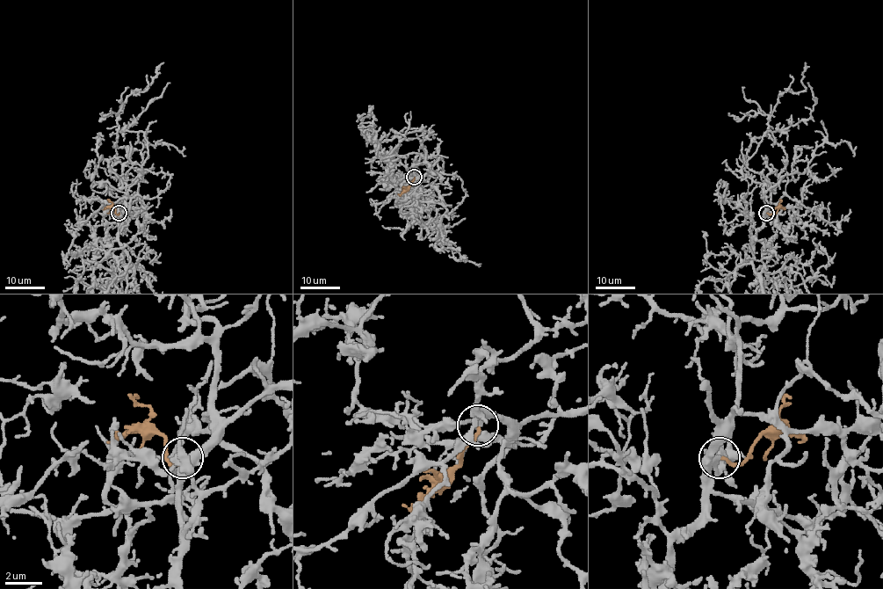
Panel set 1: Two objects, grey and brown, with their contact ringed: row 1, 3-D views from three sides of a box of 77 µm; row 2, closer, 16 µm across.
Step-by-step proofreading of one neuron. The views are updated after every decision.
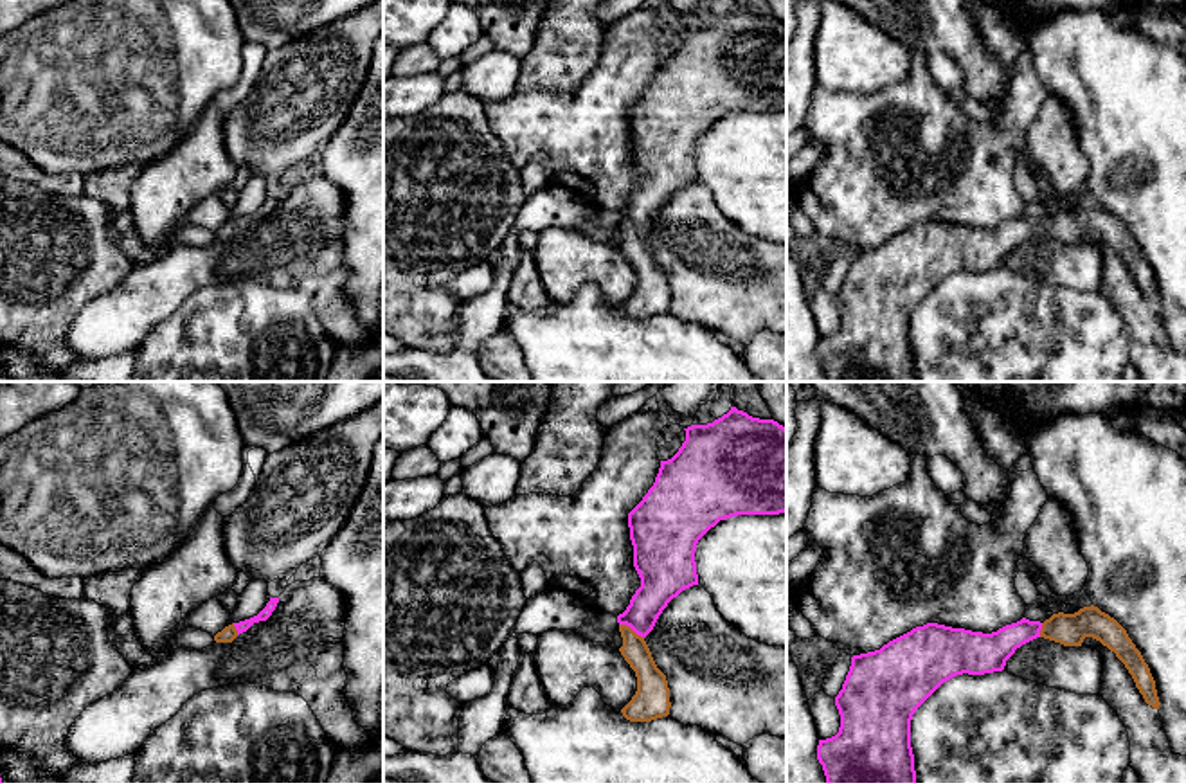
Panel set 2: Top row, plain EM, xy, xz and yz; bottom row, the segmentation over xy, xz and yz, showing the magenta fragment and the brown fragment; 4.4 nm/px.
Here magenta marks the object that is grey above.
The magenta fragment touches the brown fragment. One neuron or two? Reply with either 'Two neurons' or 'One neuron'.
One neuron

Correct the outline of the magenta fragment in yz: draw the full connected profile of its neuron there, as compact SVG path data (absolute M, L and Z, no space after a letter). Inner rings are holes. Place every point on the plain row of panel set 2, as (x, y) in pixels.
M1098 203L1053 211L1044 220L1022 214L992 230L938 220L916 223L880 247L853 252L835 293L839 329L819 337L817 356L828 382L916 382L911 317L916 306L956 272L1002 268L1022 241L1044 234L1082 243L1092 234L1125 261L1145 299L1159 306L1155 277L1127 227Z

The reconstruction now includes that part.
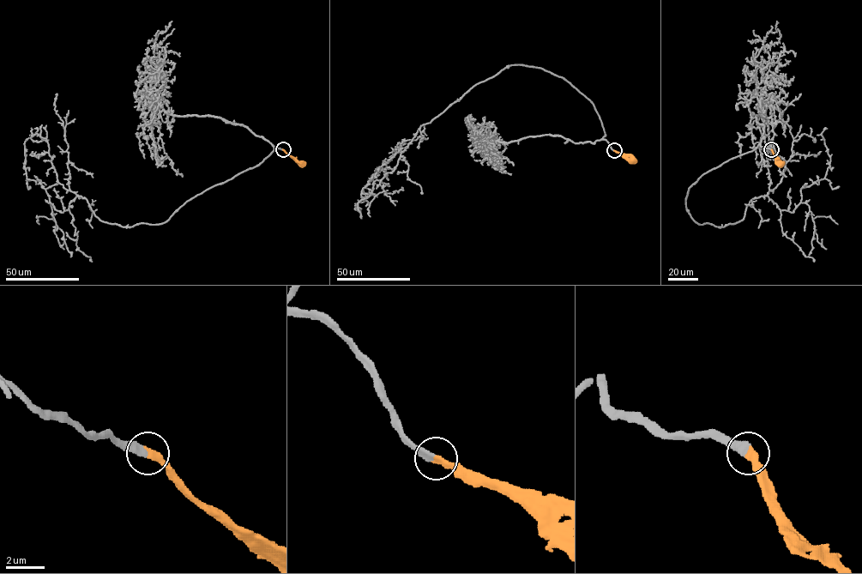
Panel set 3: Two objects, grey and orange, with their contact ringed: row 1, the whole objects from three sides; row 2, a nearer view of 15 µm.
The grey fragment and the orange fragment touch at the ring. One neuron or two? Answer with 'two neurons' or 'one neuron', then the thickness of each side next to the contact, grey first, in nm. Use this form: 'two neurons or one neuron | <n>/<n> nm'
one neuron | 320/360 nm

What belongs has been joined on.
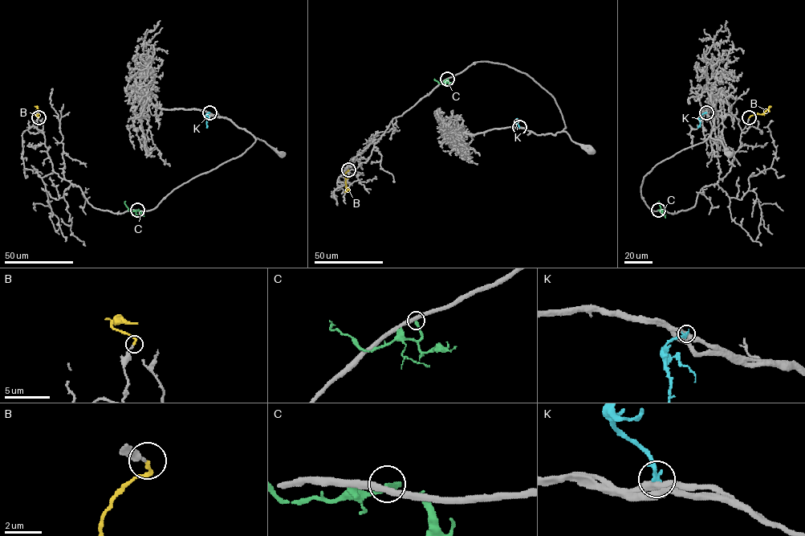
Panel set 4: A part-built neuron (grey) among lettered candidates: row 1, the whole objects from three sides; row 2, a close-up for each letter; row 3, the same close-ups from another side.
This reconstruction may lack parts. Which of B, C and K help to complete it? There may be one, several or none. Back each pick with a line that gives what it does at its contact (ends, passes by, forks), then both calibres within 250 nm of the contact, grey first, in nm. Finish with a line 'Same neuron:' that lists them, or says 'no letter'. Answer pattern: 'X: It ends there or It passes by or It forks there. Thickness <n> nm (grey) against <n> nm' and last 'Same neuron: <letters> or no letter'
B: It ends there. Thickness 160 nm (grey) against 190 nm
Same neuron: B

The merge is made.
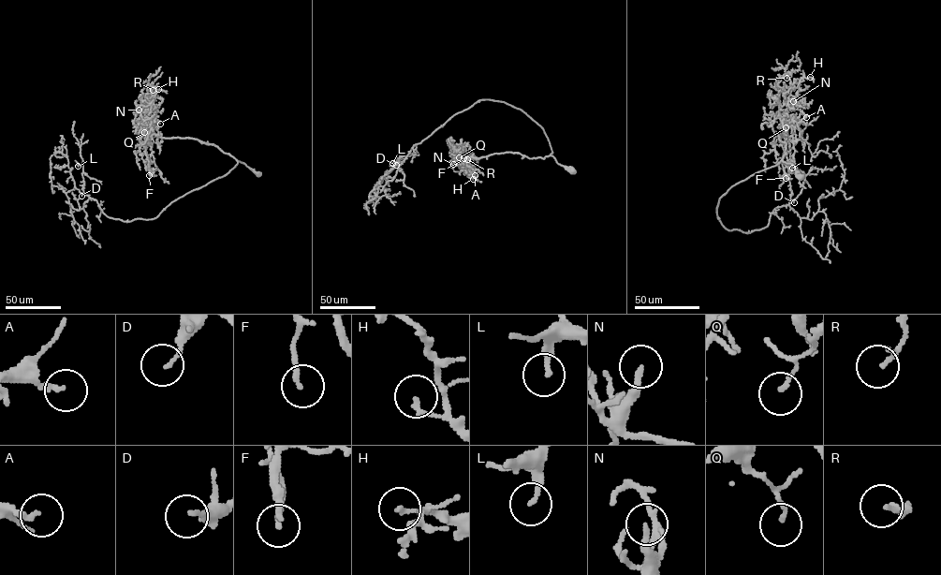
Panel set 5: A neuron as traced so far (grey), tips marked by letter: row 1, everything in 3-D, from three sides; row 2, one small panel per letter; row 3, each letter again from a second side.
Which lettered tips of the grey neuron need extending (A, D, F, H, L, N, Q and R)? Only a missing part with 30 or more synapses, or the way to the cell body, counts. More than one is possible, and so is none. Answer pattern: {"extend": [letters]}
{"extend": ["A", "F"]}

